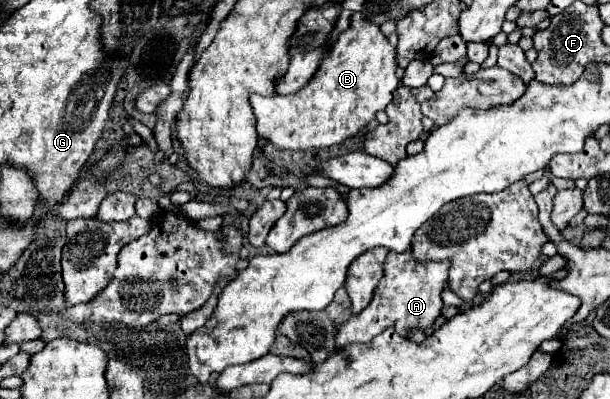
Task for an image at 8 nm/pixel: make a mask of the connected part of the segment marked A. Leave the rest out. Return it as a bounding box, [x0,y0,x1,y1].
[337,250,449,348]

